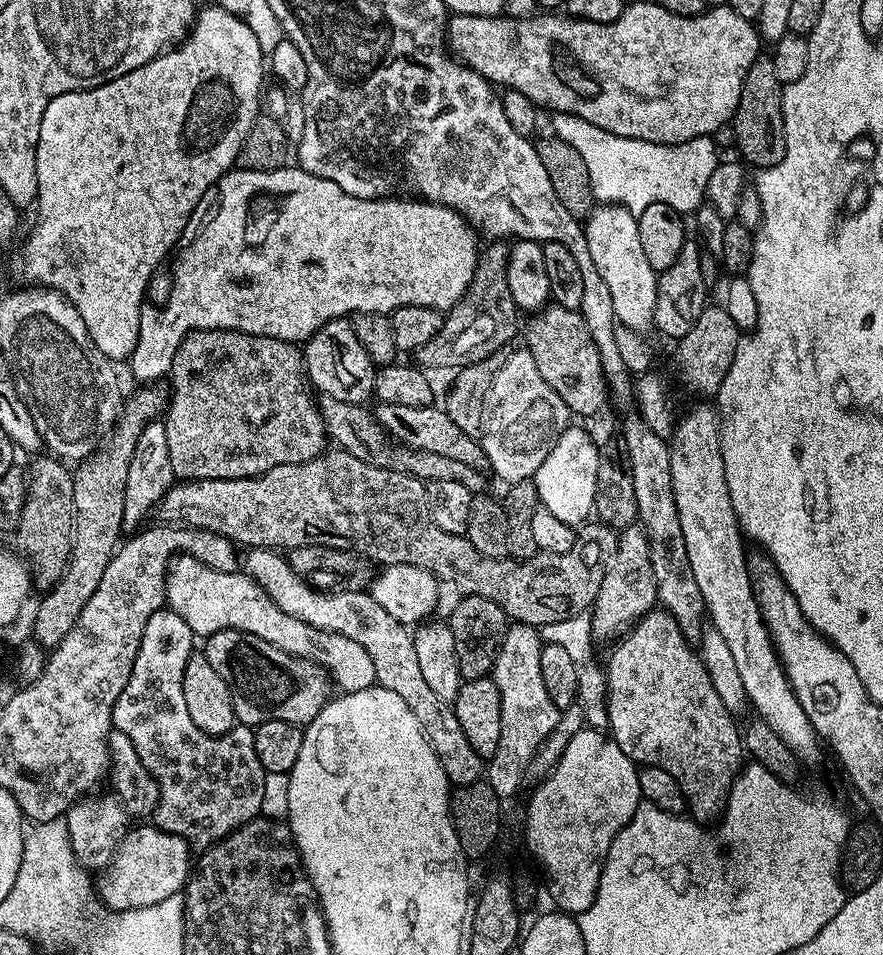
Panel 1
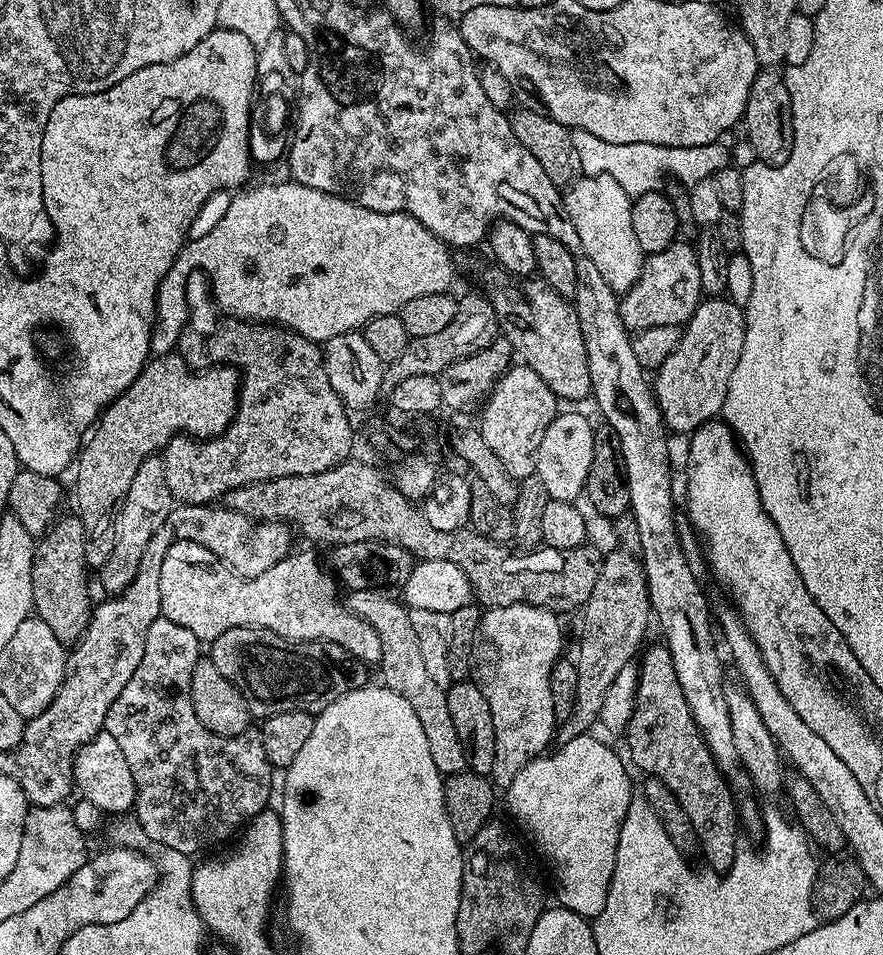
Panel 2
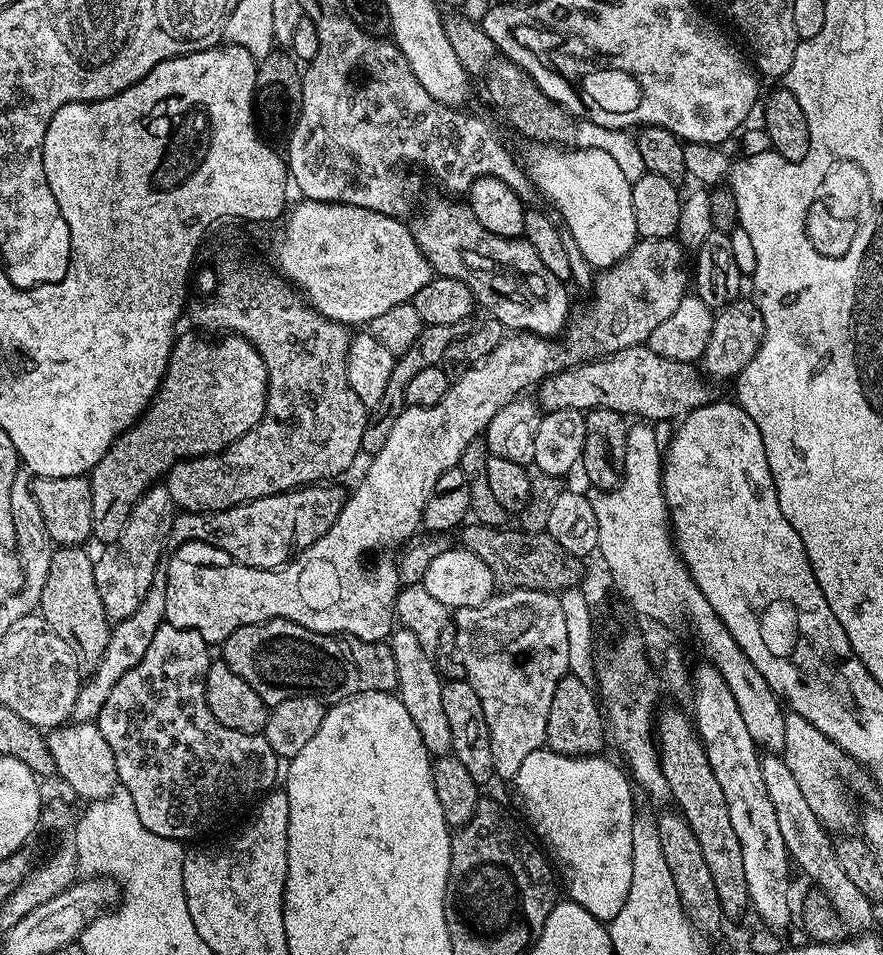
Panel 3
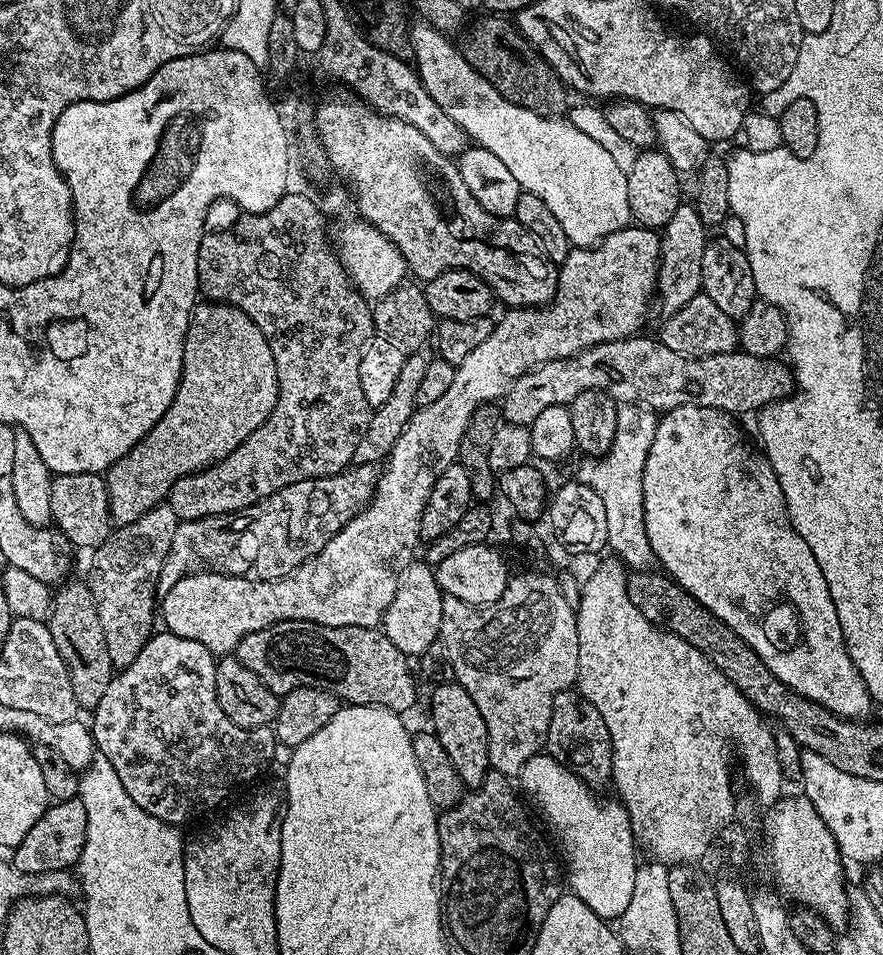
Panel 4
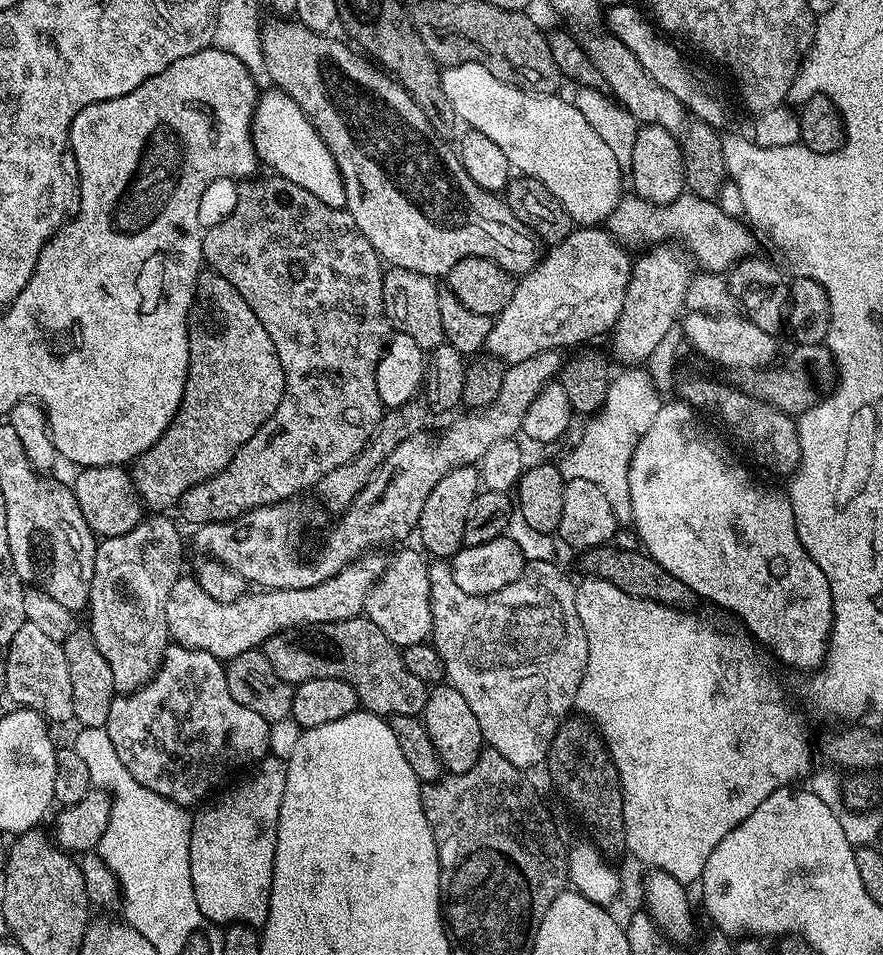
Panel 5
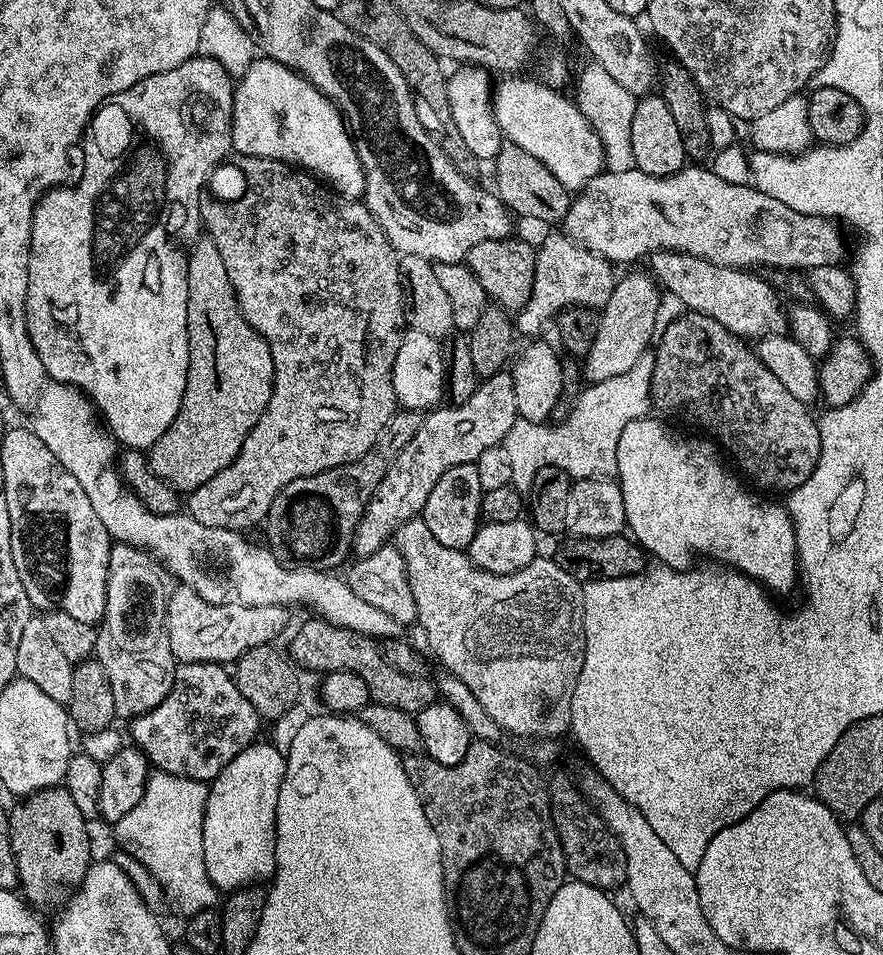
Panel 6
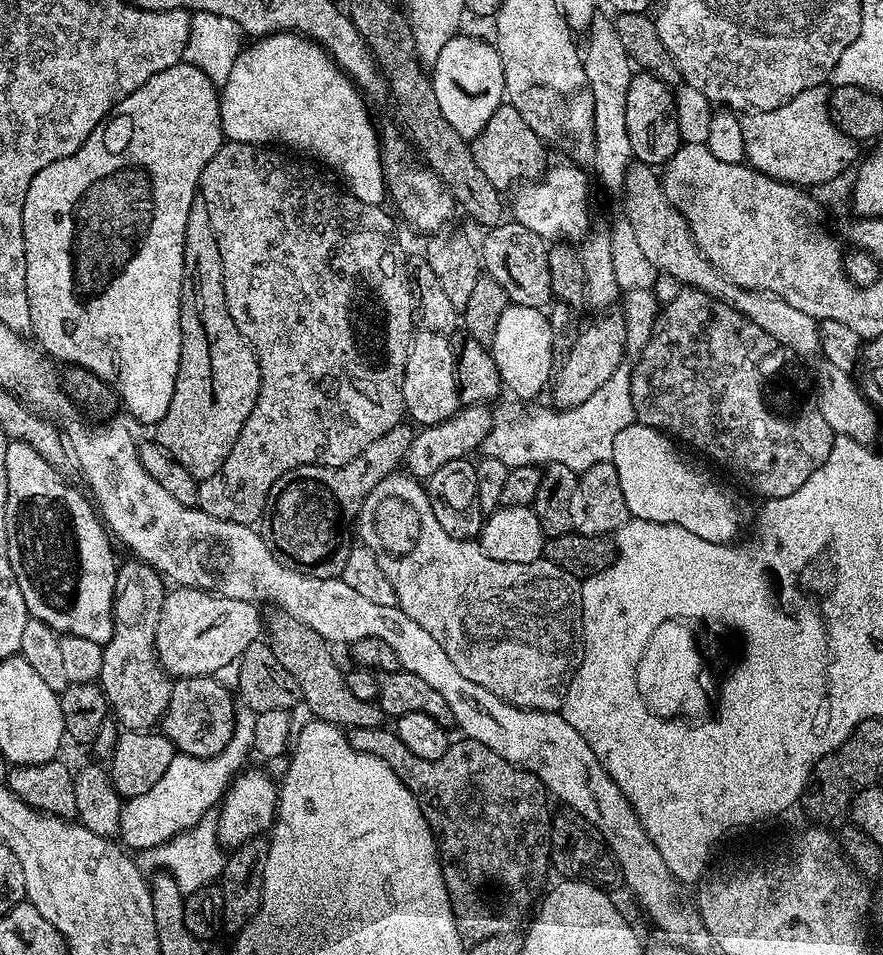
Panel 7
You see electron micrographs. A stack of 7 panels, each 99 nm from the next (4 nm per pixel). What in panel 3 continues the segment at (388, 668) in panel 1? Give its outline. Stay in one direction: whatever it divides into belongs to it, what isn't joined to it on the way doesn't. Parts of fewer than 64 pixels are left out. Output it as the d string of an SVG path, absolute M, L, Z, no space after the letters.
M403 626L393 631L390 647L394 656L394 666L398 668L395 691L402 706L406 706L406 714L410 714L414 726L418 726L418 734L422 734L422 746L426 746L428 755L432 758L449 755L452 750L450 726L442 707L442 686L445 681L436 668L435 659L426 650L422 650L418 638Z

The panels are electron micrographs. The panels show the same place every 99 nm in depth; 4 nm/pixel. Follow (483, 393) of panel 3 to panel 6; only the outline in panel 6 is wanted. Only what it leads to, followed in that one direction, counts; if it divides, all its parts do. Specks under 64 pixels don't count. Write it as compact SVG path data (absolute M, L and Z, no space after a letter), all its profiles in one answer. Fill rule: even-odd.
M567 234L548 236L536 248L534 262L534 290L524 308L514 316L514 328L524 338L536 338L541 335L544 323L555 317L566 308L583 306L593 310L603 308L614 290L618 276L613 265L605 256L586 250L578 242L574 242ZM176 586L173 596L169 600L168 628L169 638L174 640L173 654L177 661L189 664L190 662L206 662L207 664L231 665L247 648L272 644L275 636L288 624L288 608L278 606L242 606L241 604L211 604L202 598L194 590L183 586Z

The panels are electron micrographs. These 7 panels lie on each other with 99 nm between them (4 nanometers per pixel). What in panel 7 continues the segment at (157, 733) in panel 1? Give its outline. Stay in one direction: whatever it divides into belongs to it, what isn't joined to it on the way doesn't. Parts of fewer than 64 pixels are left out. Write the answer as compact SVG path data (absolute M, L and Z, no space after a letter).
M182 676L173 683L169 708L162 721L162 731L164 737L176 747L177 753L205 760L211 756L217 756L230 742L236 725L238 704L234 696L232 701L231 694L218 681L216 676Z

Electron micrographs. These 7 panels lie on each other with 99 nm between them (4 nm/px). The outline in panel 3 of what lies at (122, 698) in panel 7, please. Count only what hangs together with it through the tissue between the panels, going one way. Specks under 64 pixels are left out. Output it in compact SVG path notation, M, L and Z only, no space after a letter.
M157 482L132 507L122 534L118 534L113 544L103 545L104 553L95 557L94 582L109 623L124 620L141 605L153 578L158 575L160 551L164 548L164 540L166 544L172 535L173 519L174 505L168 489Z

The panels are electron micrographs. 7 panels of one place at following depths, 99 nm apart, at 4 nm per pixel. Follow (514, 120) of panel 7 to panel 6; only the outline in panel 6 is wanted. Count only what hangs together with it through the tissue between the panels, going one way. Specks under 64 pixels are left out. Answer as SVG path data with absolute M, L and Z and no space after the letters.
M505 143L496 156L494 167L494 191L509 213L517 217L525 216L528 220L545 220L548 224L554 223L555 220L563 221L567 217L569 189L564 188L562 182L558 182L558 178L554 178L554 174L550 174L550 170L546 170L542 162L538 162L538 158L526 154L526 150L522 150L516 144Z

